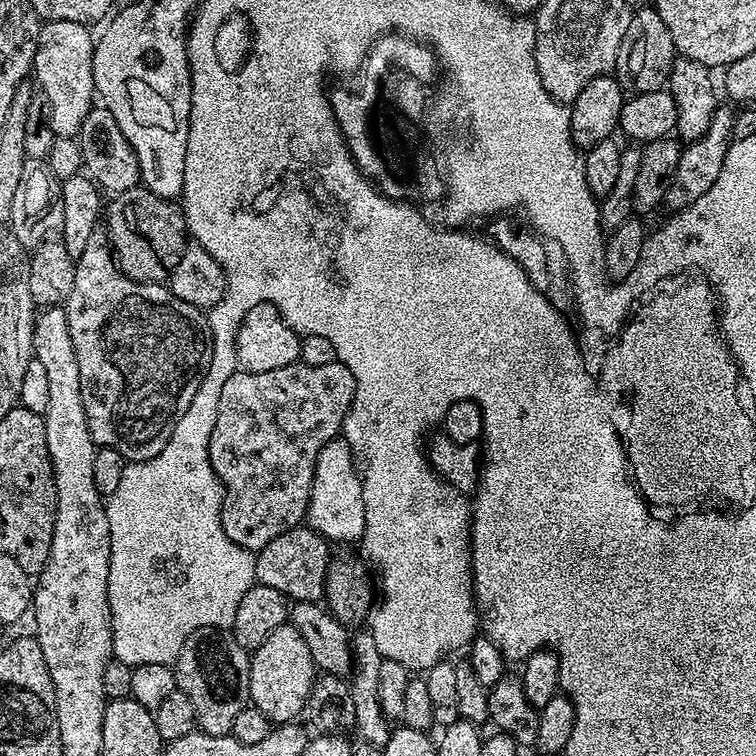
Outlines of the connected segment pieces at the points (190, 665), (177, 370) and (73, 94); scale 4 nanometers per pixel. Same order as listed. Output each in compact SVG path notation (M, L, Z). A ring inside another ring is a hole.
M200 628L188 635L176 659L174 671L177 689L186 694L194 706L199 731L220 736L231 733L235 716L250 704L251 665L249 649L238 646L231 631Z
M97 230L93 233L90 242L86 242L86 250L82 250L82 254L75 257L75 262L74 290L70 290L68 295L66 311L70 322L70 342L74 342L74 354L78 354L78 374L82 374L82 398L86 406L86 422L90 426L92 441L98 446L116 448L119 452L123 452L125 461L128 462L149 460L162 450L162 446L168 444L178 418L182 418L182 414L186 414L186 406L194 402L194 394L198 394L198 386L210 366L212 332L208 329L208 317L205 309L195 308L190 302L184 302L182 298L178 298L167 283L147 284L124 275L116 262L107 235L103 231Z
M45 20L41 23L36 53L32 59L34 80L38 83L39 91L46 94L50 102L50 126L57 137L75 137L82 126L83 119L94 107L96 96L96 83L94 82L94 70L92 69L92 50L94 36L91 36L89 25L78 22L62 22L61 20Z

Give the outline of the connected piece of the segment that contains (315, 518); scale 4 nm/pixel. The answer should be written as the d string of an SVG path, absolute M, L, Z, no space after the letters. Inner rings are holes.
M343 438L326 442L326 446L322 446L318 454L318 462L314 466L306 524L333 545L352 544L355 540L356 543L363 541L366 526L366 502L362 502L362 476L358 471L357 457L352 455L351 446Z

